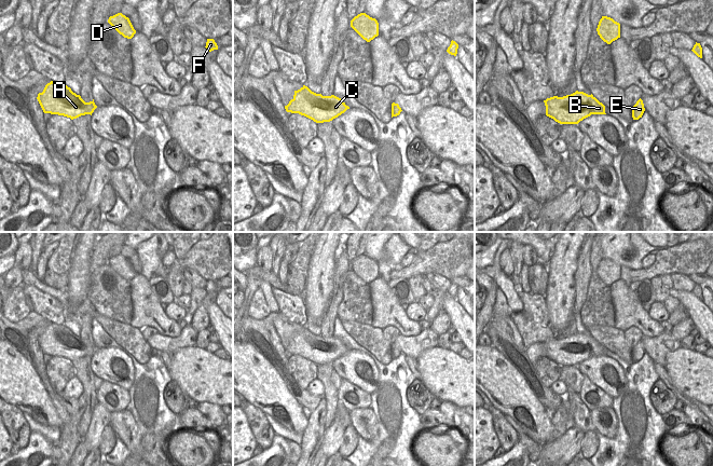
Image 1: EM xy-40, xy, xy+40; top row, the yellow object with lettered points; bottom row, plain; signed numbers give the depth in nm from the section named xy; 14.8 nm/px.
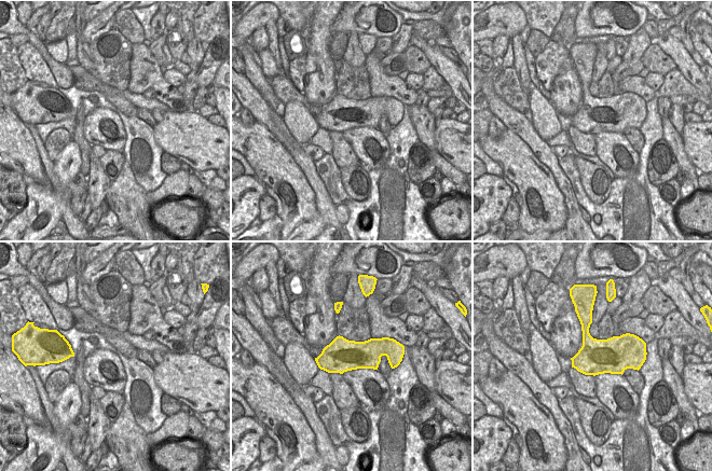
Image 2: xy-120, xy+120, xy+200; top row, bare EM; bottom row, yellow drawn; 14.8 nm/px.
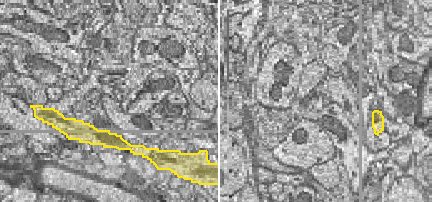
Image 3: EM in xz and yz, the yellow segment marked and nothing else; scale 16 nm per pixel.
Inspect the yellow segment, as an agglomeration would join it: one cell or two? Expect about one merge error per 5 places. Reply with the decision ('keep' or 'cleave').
keep

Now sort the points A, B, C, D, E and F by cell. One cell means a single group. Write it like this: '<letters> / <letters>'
A B C D E F

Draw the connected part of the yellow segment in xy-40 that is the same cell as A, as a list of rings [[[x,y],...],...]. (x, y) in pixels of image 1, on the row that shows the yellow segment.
[[[51,81],[42,93],[37,97],[44,113],[58,114],[77,119],[81,115],[91,114],[97,108],[94,99],[85,102],[80,95],[77,95],[64,83]]]

